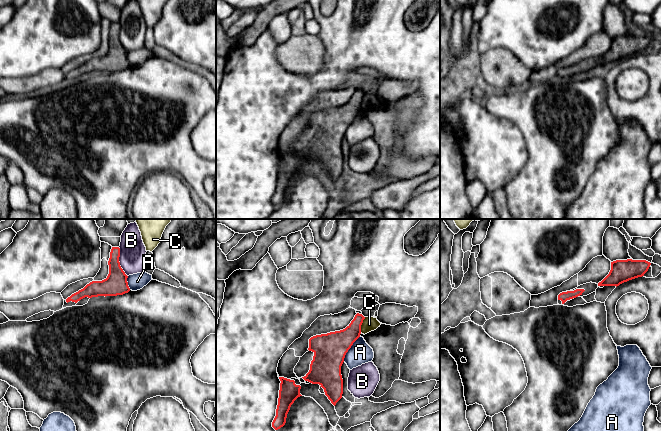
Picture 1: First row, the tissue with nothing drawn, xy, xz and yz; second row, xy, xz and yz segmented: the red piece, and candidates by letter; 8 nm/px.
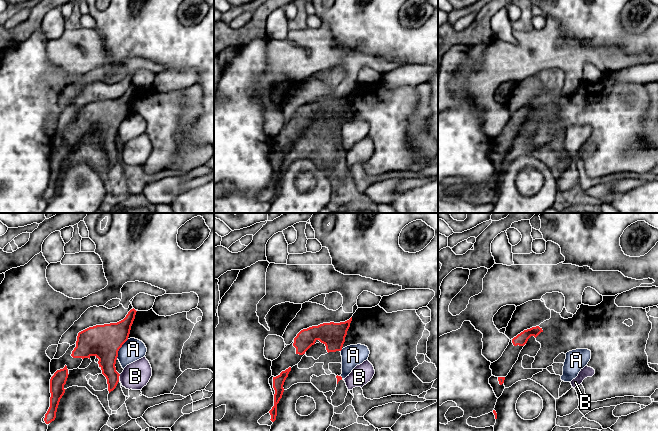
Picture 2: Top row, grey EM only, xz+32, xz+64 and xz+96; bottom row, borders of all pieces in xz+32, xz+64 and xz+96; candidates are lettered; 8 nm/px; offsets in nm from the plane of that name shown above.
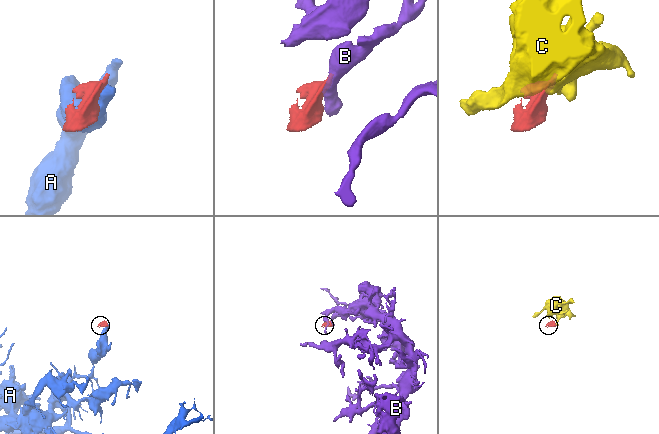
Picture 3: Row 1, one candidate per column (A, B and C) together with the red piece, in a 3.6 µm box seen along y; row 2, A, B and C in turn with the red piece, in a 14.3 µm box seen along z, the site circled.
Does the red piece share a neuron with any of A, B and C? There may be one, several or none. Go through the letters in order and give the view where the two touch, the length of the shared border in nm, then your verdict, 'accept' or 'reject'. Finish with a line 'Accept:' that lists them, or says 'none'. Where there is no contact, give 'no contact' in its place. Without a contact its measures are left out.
A: meets red in xz; contact 240 nm long; reject
B: meets red in xy; contact 260 nm long; reject
C: meets red in xz; contact 130 nm long; reject
Accept: none

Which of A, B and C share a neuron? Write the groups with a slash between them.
A / B / C

